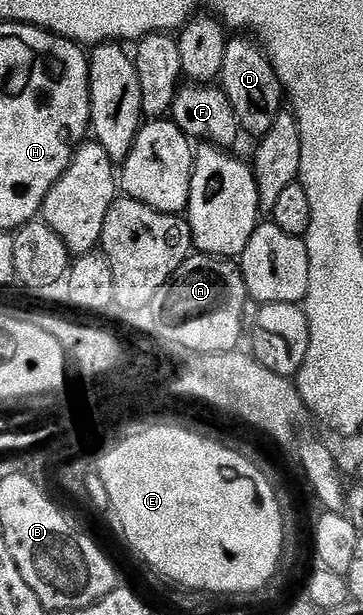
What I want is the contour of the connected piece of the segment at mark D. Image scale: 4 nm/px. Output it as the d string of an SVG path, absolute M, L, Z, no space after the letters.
M234 36L227 41L220 88L232 104L232 112L236 112L239 127L245 133L247 130L248 133L254 134L255 139L264 137L272 128L274 117L283 113L284 91L280 80L266 58L266 51L249 37Z

